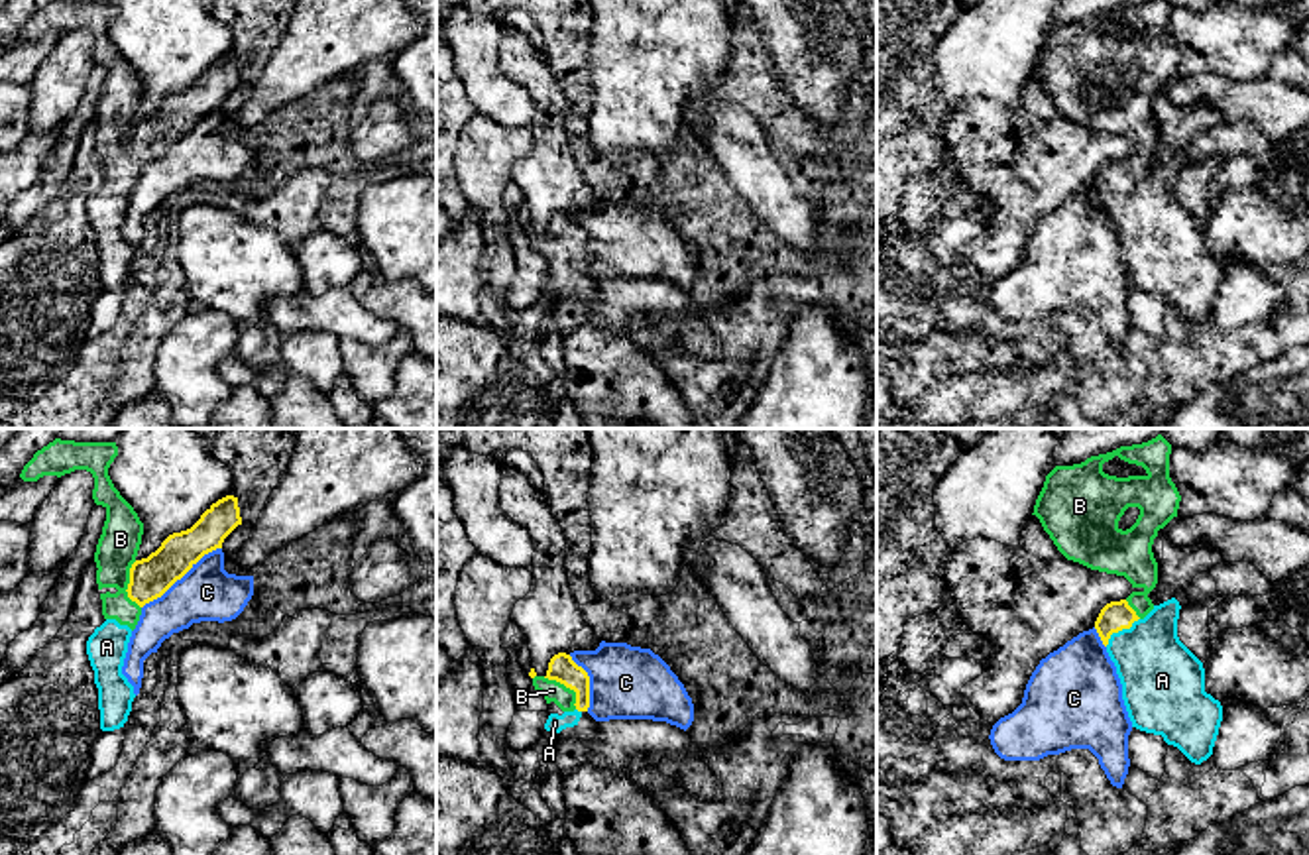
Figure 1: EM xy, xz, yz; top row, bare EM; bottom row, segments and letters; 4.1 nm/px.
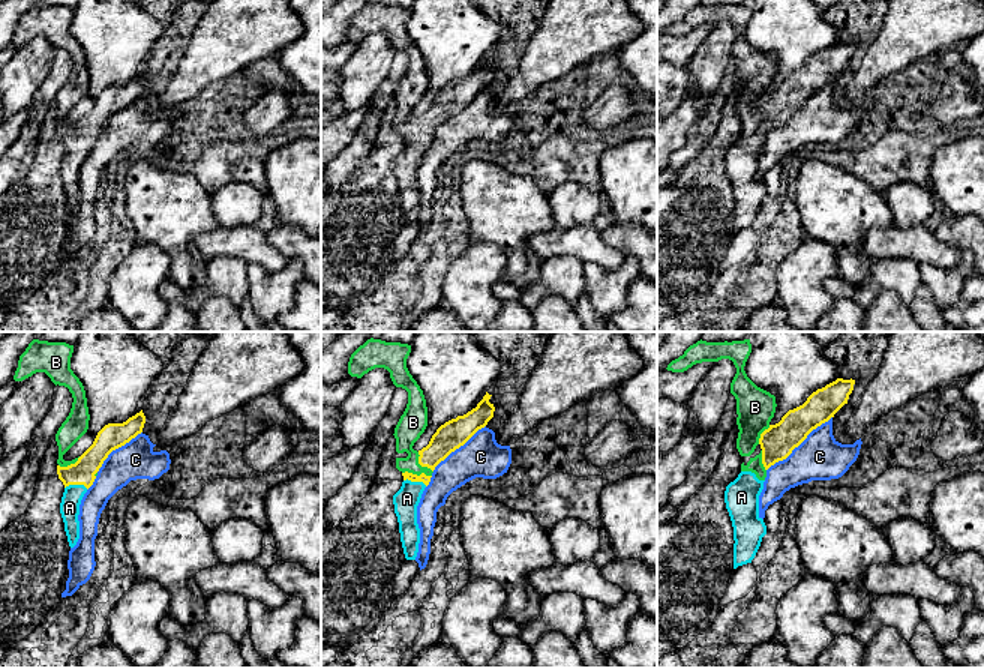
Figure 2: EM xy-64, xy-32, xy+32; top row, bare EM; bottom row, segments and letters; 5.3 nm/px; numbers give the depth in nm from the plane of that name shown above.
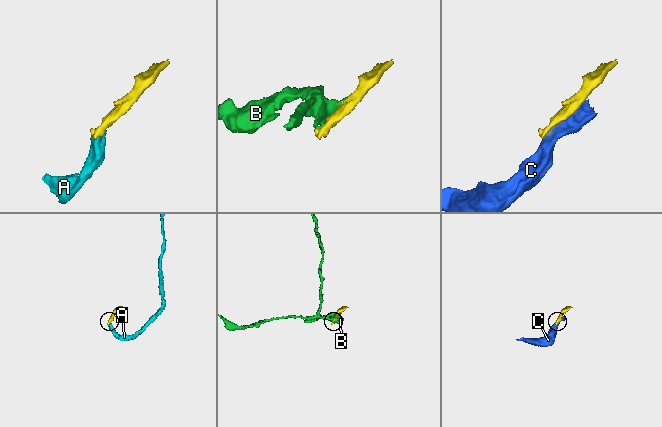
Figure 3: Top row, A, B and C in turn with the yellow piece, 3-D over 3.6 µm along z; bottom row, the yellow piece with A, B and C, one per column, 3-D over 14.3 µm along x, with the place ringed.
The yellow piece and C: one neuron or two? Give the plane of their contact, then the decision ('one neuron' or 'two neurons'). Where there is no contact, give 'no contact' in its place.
xy | two neurons

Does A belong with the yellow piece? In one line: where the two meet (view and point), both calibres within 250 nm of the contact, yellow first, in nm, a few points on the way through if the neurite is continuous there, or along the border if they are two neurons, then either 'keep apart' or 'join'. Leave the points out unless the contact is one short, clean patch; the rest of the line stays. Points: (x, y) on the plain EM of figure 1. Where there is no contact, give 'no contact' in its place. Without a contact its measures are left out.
meets yellow in yz at (1119, 189); 120 nm thick on the yellow side, 320 nm on the other; join

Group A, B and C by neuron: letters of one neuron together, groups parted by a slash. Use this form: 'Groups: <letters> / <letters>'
Groups: A B / C

